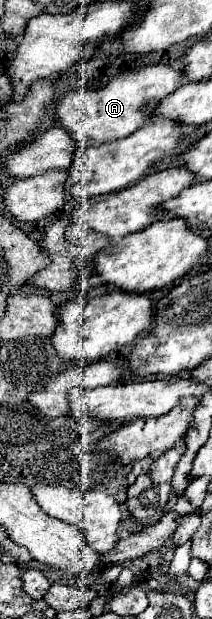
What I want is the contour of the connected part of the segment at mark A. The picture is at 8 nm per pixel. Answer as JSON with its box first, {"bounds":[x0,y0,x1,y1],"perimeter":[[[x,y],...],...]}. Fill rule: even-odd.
{"bounds":[53,65,183,147],"perimeter":[[[151,65],[139,71],[127,71],[113,77],[107,85],[99,89],[73,89],[57,101],[53,109],[55,121],[73,135],[77,145],[91,147],[97,143],[113,141],[131,135],[135,129],[143,127],[149,117],[149,109],[157,105],[163,97],[175,91],[183,83],[183,73],[169,65]]]}

